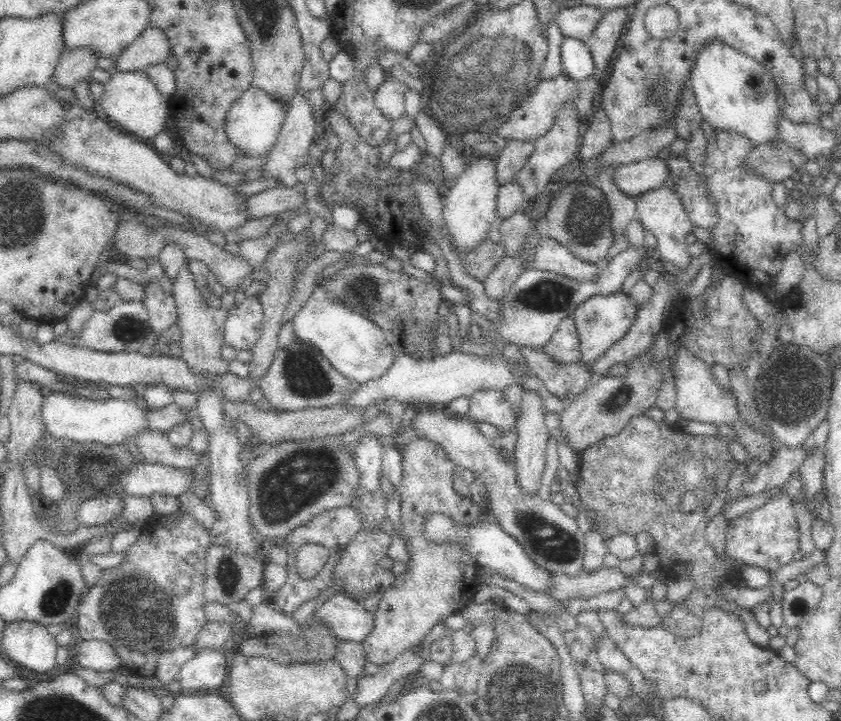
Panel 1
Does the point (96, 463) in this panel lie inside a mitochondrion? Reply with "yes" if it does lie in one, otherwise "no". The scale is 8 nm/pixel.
yes

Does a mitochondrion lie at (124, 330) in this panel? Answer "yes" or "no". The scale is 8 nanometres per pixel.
yes

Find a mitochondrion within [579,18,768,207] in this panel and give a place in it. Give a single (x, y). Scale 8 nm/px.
(653, 86)

